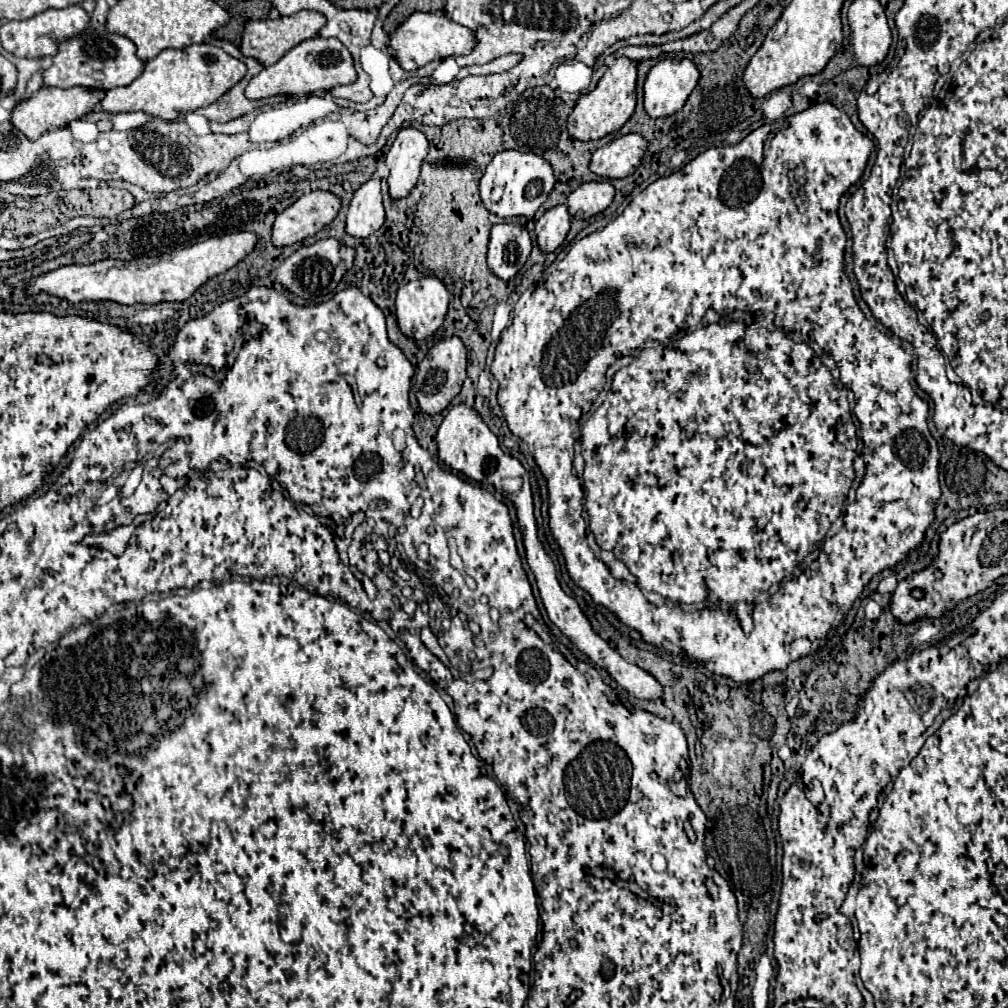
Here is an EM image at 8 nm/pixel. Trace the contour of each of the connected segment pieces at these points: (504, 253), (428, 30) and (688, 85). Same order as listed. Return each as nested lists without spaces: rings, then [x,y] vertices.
[[[496,224],[490,232],[486,262],[492,274],[510,280],[524,266],[530,256],[532,240],[528,230],[520,224]]]
[[[438,10],[438,12],[414,12],[390,36],[392,54],[396,56],[398,64],[404,70],[410,70],[410,72],[426,66],[432,60],[442,60],[442,58],[448,58],[448,56],[470,54],[474,50],[474,46],[476,46],[476,32],[472,28],[456,24],[442,10]]]
[[[662,60],[646,76],[644,110],[650,118],[662,118],[678,112],[700,78],[692,60]]]

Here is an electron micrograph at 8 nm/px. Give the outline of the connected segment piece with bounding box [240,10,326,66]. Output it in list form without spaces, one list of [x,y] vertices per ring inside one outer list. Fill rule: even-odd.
[[[308,10],[296,12],[292,16],[282,16],[278,20],[270,20],[270,18],[268,20],[254,20],[254,22],[248,22],[246,28],[244,28],[240,50],[242,50],[244,56],[256,58],[260,64],[272,66],[286,52],[290,52],[294,46],[298,46],[300,42],[318,36],[318,32],[320,32],[320,28],[324,24],[326,24],[326,16],[324,14],[320,14],[320,12],[308,12]]]

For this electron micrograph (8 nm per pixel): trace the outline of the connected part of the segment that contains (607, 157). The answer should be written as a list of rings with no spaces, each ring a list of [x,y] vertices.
[[[626,134],[592,154],[590,170],[602,178],[626,178],[640,166],[648,142],[640,134]]]

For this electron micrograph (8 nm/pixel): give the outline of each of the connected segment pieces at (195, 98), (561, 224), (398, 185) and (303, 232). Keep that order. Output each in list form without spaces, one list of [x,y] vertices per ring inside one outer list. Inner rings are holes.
[[[192,44],[184,50],[164,50],[154,60],[146,62],[144,72],[130,86],[108,90],[102,100],[102,108],[112,114],[144,110],[156,118],[182,120],[188,112],[214,104],[244,78],[246,70],[248,68],[242,60],[232,58],[220,46],[212,44]]]
[[[556,206],[540,216],[536,222],[536,242],[542,254],[554,252],[566,238],[570,230],[570,214],[566,206]]]
[[[402,128],[398,132],[394,144],[386,154],[386,164],[390,168],[388,186],[390,196],[394,200],[400,200],[414,190],[426,154],[428,154],[428,140],[420,130]]]
[[[312,190],[300,196],[290,208],[276,216],[272,232],[274,246],[290,246],[306,236],[314,236],[338,216],[340,206],[340,198],[326,190]]]

